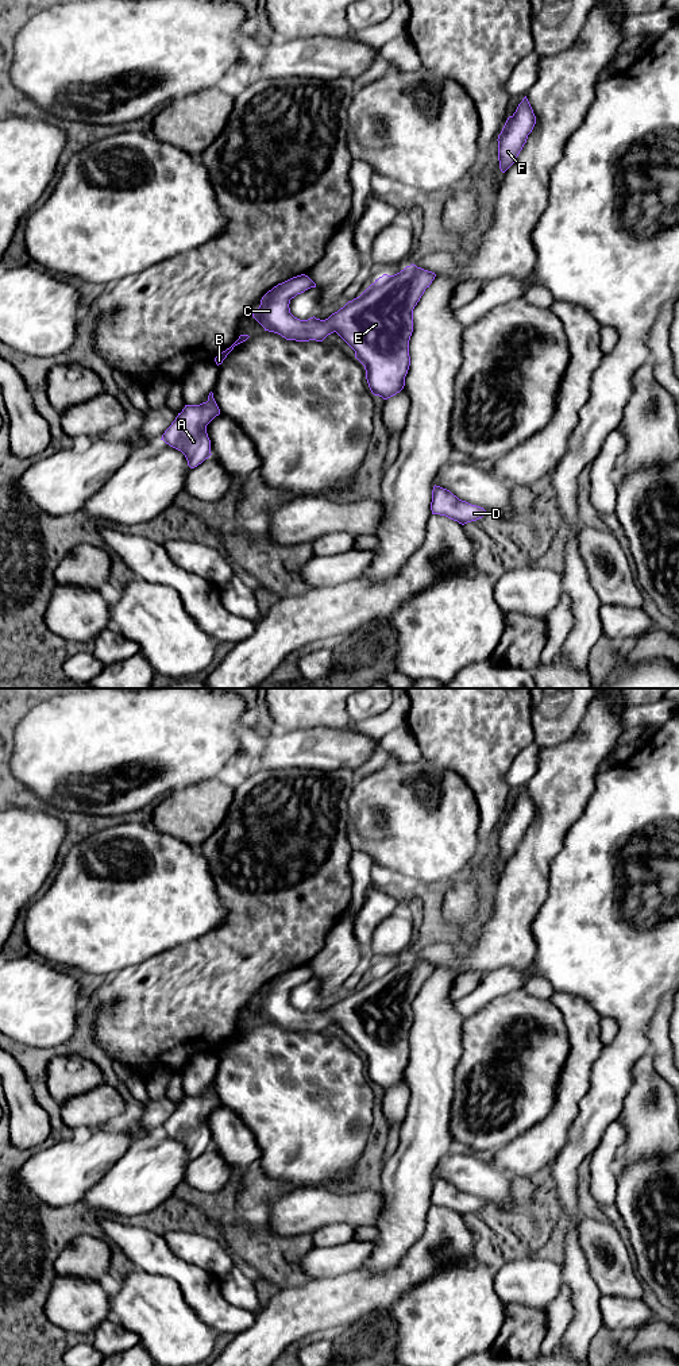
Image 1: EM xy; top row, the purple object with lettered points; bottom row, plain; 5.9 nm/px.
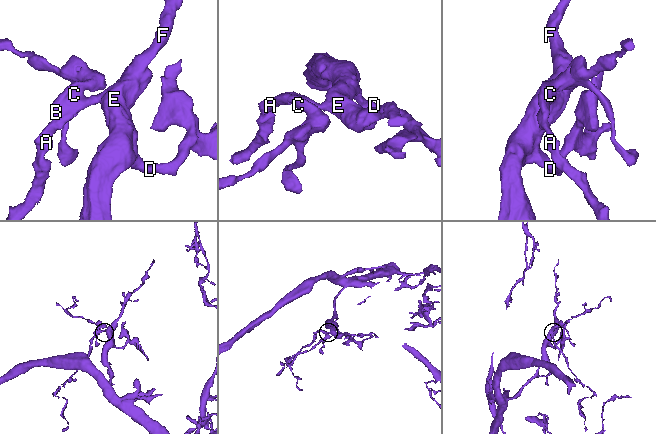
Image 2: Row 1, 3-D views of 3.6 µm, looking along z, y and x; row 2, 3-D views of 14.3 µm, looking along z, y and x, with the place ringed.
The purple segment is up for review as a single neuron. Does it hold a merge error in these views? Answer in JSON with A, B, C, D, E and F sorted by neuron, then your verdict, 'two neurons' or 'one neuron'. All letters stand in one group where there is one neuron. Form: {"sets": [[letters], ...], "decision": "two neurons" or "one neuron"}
{"sets": [["A", "B", "C", "D", "E", "F"]], "decision": "one neuron"}

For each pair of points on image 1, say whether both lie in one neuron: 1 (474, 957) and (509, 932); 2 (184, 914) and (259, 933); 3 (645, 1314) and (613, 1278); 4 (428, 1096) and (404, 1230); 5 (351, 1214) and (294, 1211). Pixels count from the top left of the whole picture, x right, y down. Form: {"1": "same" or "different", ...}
{"1": "same", "2": "different", "3": "different", "4": "same", "5": "same"}

